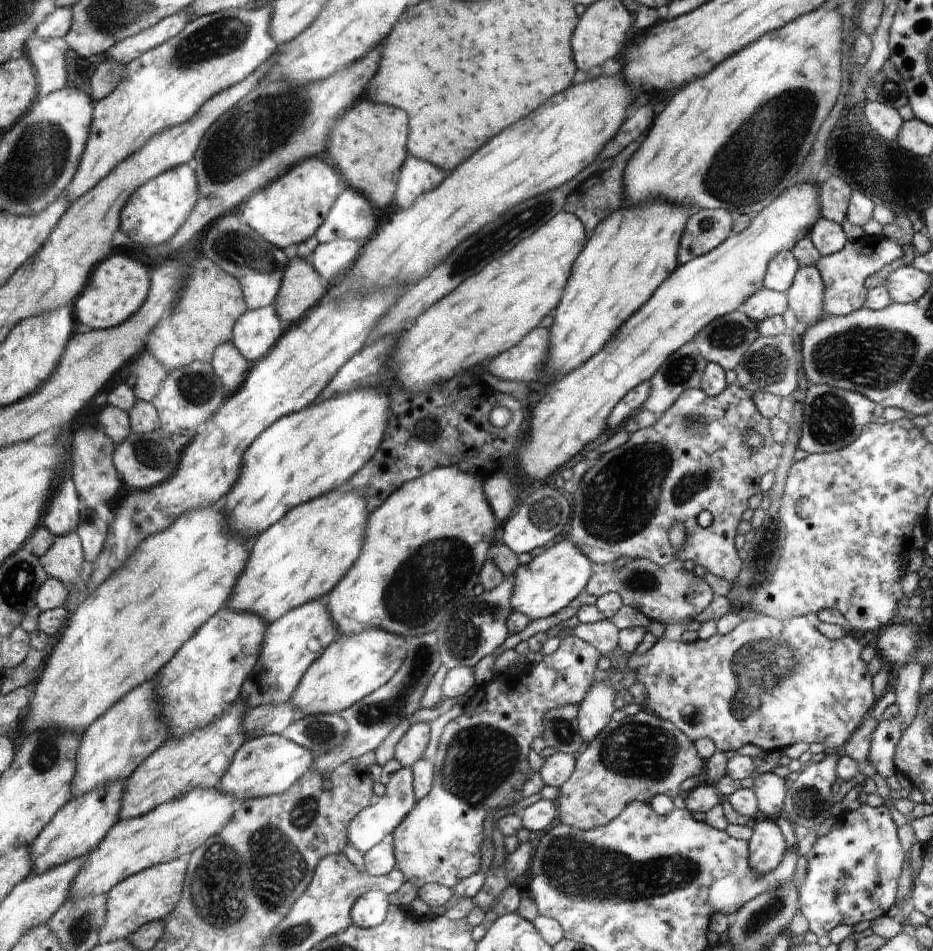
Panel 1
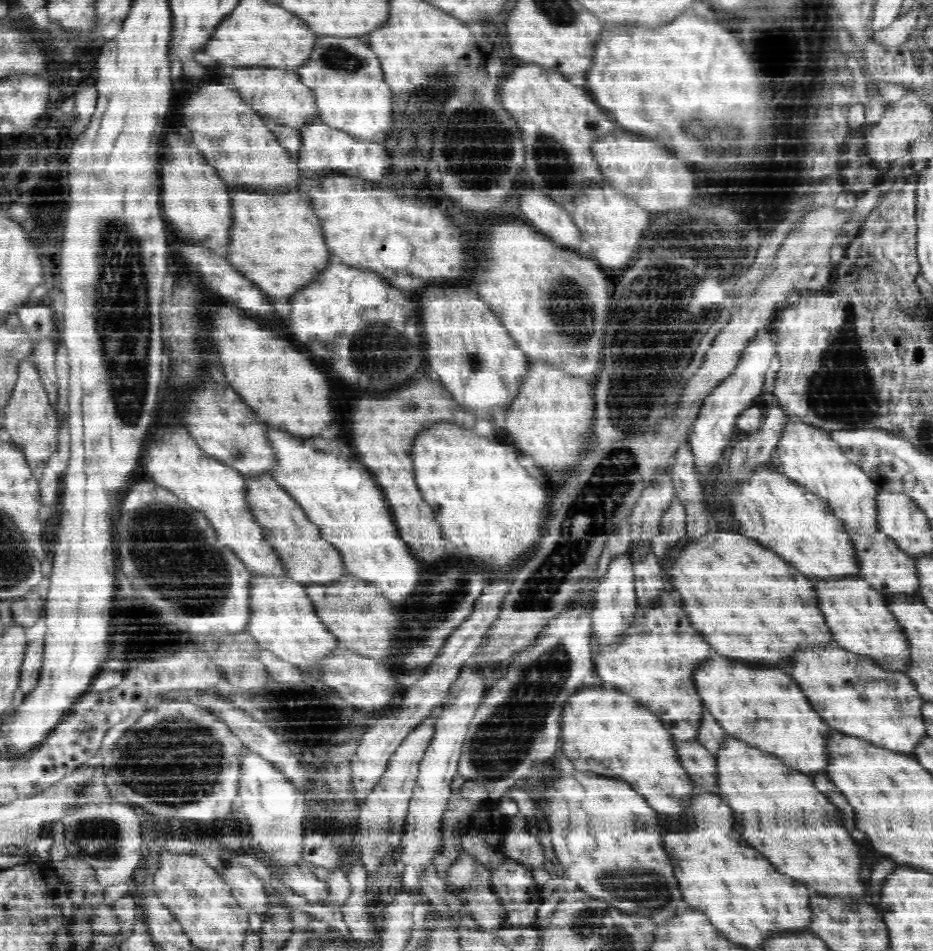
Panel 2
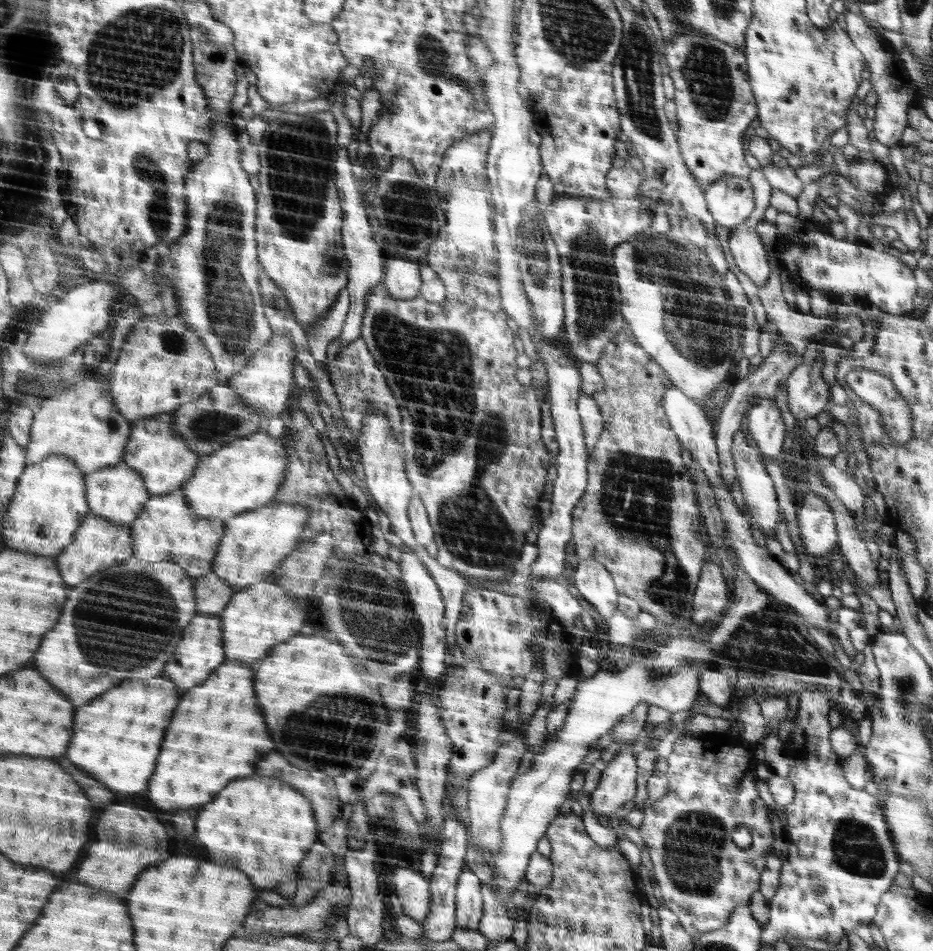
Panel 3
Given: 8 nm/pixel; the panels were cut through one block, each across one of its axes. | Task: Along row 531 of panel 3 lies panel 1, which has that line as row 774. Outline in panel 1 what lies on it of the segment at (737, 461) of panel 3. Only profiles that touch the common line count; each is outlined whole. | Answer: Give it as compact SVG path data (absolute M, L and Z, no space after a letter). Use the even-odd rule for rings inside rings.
M766 773L754 780L752 790L755 793L759 810L768 818L776 819L783 811L786 797L785 779L774 773Z

